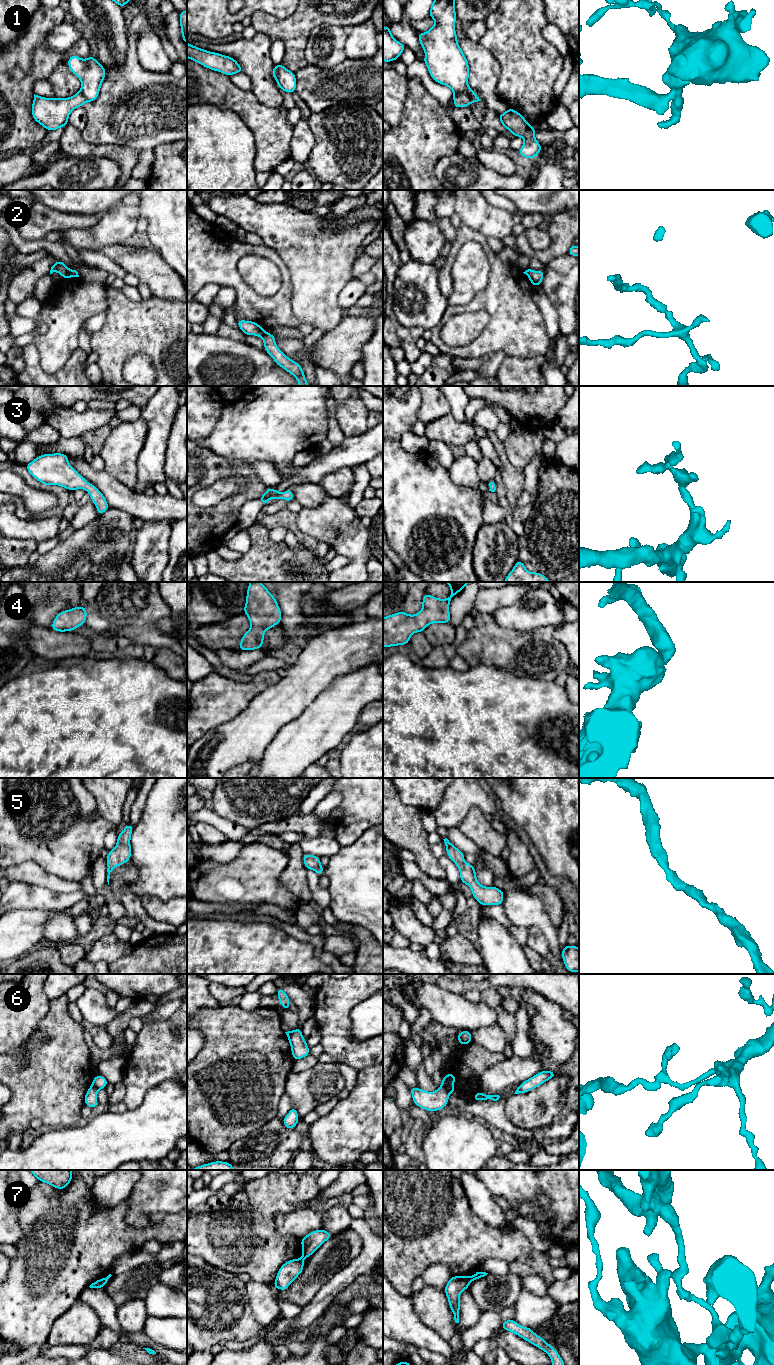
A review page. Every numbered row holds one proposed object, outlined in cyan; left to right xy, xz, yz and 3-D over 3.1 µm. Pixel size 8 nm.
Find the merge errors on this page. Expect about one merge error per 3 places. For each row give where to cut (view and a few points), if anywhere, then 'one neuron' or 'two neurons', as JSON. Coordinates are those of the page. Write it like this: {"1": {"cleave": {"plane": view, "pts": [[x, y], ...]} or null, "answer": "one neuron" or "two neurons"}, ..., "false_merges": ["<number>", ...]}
{"1": {"cleave": {"plane": "yz", "pts": [[454, 93], [464, 93], [470, 102]]}, "answer": "two neurons"}, "2": {"cleave": {"plane": "xy", "pts": [[70, 269], [65, 278]]}, "answer": "two neurons"}, "3": {"cleave": null, "answer": "one neuron"}, "4": {"cleave": null, "answer": "one neuron"}, "5": {"cleave": null, "answer": "one neuron"}, "6": {"cleave": {"plane": "yz", "pts": [[441, 1085], [450, 1092]]}, "answer": "two neurons"}, "7": {"cleave": {"plane": "yz", "pts": [[472, 1276], [470, 1280]]}, "answer": "two neurons"}, "false_merges": ["1", "2", "6", "7"]}

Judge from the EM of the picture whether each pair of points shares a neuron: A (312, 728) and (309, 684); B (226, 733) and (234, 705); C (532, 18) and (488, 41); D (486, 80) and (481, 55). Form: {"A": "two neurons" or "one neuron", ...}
{"A": "two neurons", "B": "two neurons", "C": "one neuron", "D": "one neuron"}

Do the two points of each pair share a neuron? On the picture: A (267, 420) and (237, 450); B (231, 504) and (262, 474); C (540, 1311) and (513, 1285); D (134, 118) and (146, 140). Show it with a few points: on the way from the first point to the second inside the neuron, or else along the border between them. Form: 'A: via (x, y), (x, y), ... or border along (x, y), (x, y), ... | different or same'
A: via (260, 427), (244, 443) | same
B: border along (248, 462), (256, 476), (267, 486) | different
C: border along (522, 1289), (512, 1306) | different
D: via (139, 123), (146, 131), (146, 135) | same

